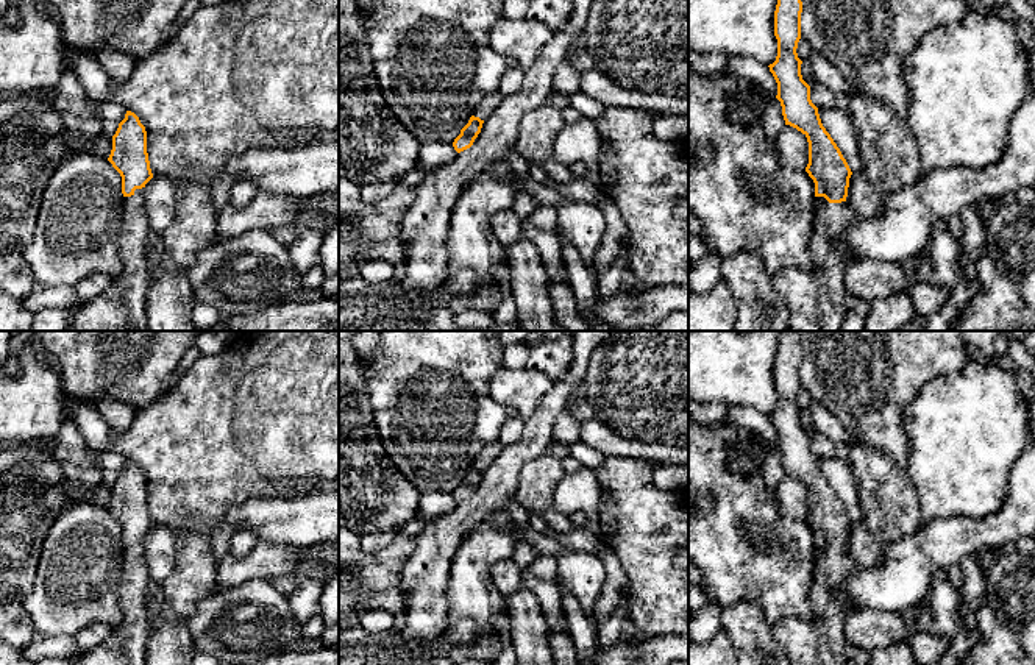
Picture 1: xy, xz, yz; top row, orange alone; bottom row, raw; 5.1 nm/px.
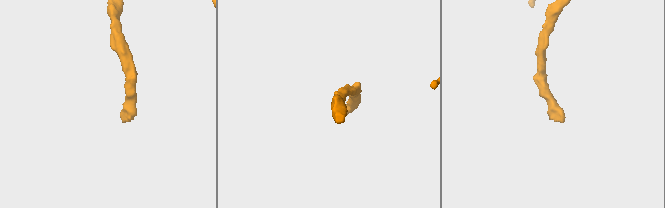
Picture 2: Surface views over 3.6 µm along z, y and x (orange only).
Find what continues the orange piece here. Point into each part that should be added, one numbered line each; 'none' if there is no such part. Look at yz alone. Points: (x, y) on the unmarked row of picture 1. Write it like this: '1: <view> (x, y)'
1: yz (832, 568)

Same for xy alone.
1: xy (133, 595)

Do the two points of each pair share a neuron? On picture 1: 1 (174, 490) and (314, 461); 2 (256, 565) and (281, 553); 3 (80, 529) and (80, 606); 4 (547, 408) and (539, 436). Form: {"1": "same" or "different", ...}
{"1": "same", "2": "same", "3": "same", "4": "same"}

